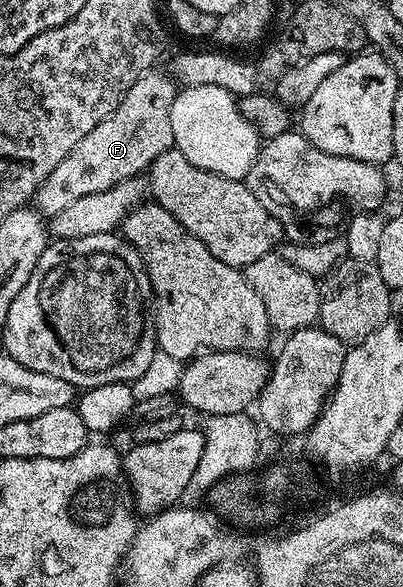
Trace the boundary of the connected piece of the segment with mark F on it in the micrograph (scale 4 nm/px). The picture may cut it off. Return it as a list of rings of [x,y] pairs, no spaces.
[[[158,70],[144,72],[136,85],[128,89],[121,105],[104,117],[104,121],[100,121],[100,125],[96,125],[96,129],[92,129],[92,133],[88,133],[56,169],[52,169],[32,200],[39,215],[53,217],[80,197],[100,193],[126,179],[141,176],[160,153],[175,146],[169,110],[180,87],[173,74],[165,71],[165,75]]]

